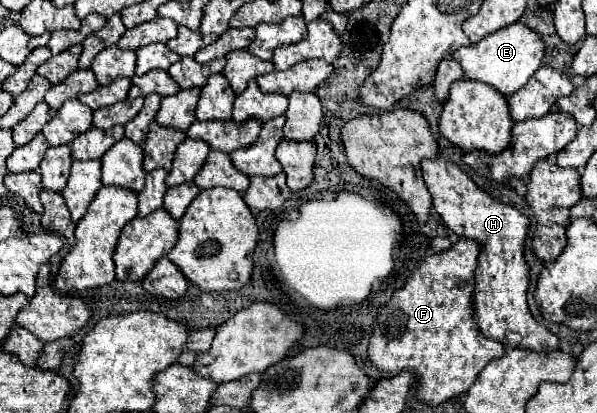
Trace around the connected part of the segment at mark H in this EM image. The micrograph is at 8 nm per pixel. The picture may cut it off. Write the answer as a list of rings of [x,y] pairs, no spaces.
[[[423,159],[421,171],[425,185],[433,197],[433,207],[441,215],[443,223],[459,237],[475,239],[483,245],[479,265],[475,271],[475,319],[481,333],[495,341],[505,341],[507,331],[521,335],[519,347],[551,353],[559,349],[559,339],[549,333],[529,311],[527,287],[529,287],[529,263],[525,261],[525,241],[529,233],[529,217],[511,205],[493,199],[479,189],[475,181],[455,163],[447,159]]]

